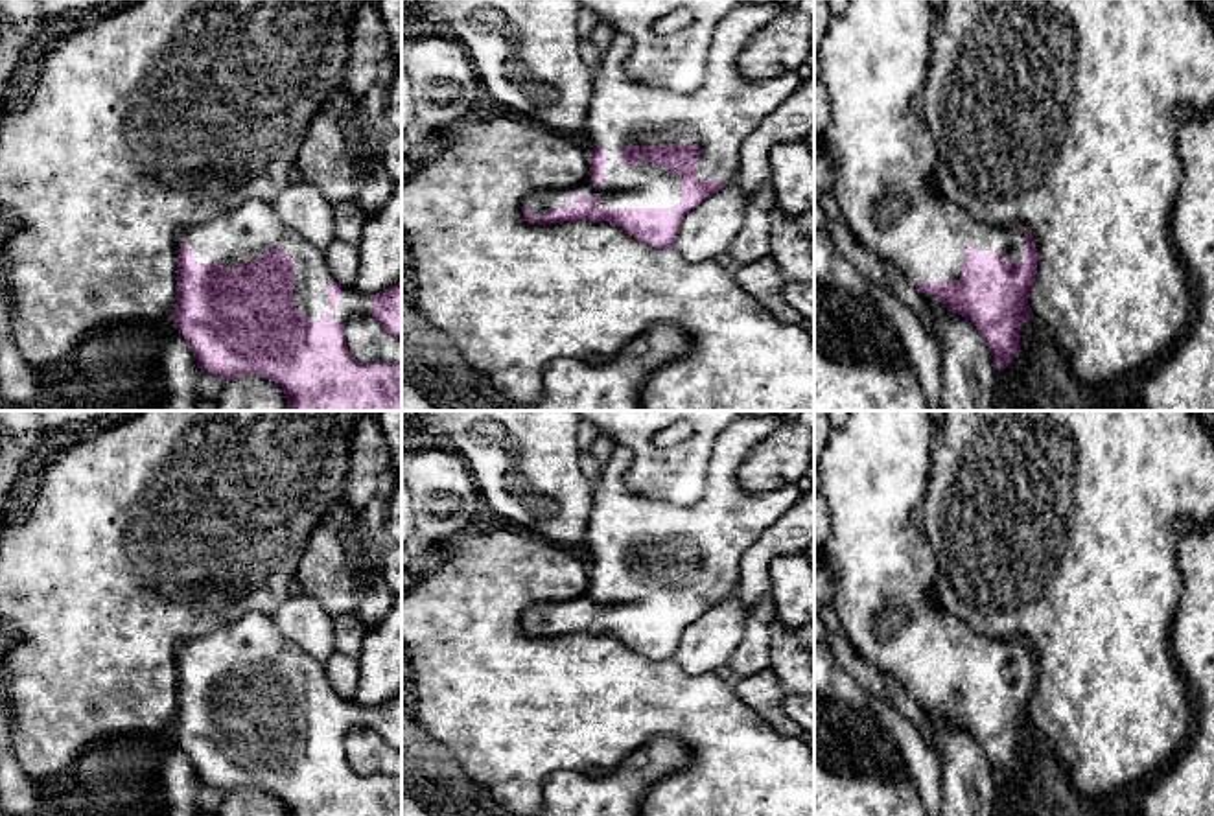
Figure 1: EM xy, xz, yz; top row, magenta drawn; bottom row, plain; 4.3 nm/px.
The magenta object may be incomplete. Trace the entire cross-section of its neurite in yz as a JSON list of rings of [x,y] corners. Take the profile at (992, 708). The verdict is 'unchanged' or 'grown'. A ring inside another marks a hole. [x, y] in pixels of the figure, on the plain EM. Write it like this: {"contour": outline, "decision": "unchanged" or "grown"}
{"contour": [[[849,411],[847,422],[833,429],[816,470],[829,508],[829,534],[814,553],[833,573],[833,608],[846,639],[858,658],[877,672],[892,674],[927,713],[971,733],[982,746],[997,781],[1006,781],[1019,763],[1019,744],[1032,729],[1028,709],[1037,687],[1037,659],[1024,639],[993,639],[967,628],[949,613],[936,593],[936,560],[923,529],[912,521],[912,510],[923,501],[932,466],[934,424],[928,411]],[[897,604],[906,619],[888,637],[877,634],[877,615]]], "decision": "grown"}

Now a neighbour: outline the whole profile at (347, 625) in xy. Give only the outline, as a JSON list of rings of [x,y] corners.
[[[341,615],[333,619],[335,652],[357,661],[361,654],[363,635],[367,634],[361,619]]]

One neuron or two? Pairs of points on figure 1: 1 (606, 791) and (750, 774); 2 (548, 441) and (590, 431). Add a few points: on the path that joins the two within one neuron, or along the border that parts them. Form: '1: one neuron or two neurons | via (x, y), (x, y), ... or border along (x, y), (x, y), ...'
1: two neurons | border along (688, 761), (678, 770), (660, 778), (643, 796)
2: two neurons | border along (577, 430), (577, 446), (581, 450)

